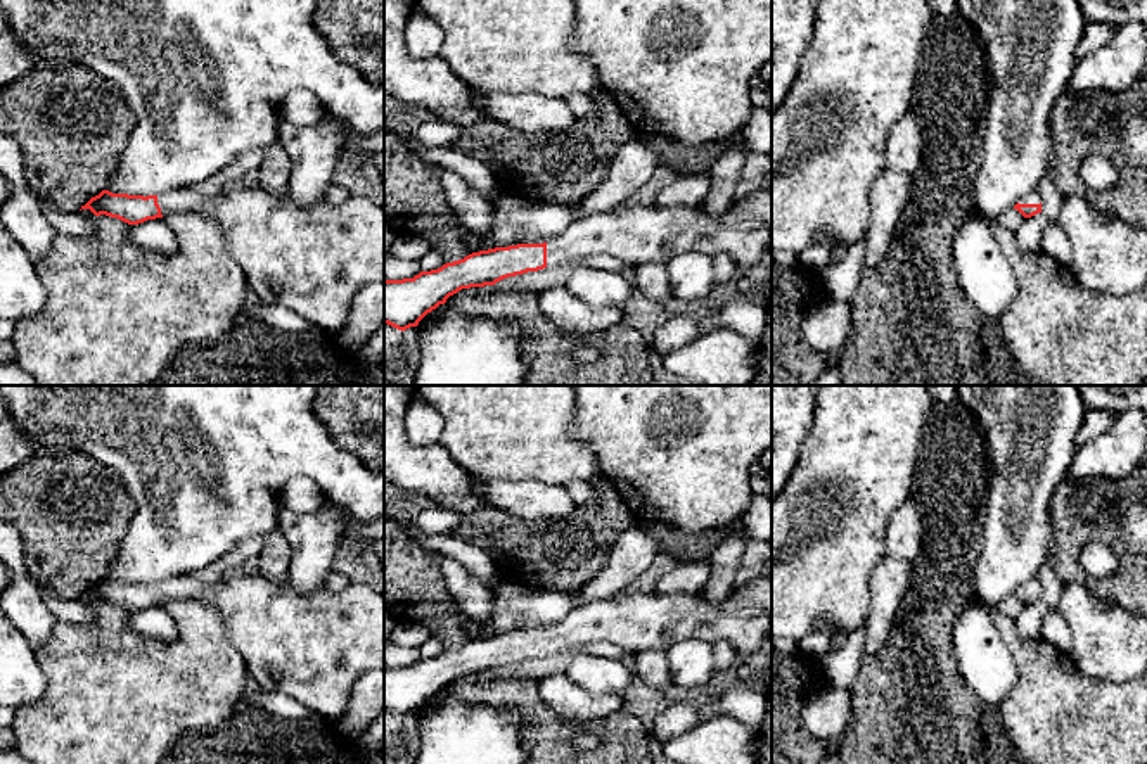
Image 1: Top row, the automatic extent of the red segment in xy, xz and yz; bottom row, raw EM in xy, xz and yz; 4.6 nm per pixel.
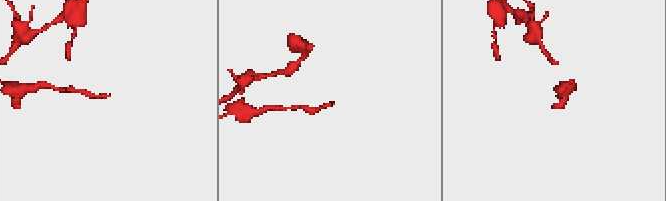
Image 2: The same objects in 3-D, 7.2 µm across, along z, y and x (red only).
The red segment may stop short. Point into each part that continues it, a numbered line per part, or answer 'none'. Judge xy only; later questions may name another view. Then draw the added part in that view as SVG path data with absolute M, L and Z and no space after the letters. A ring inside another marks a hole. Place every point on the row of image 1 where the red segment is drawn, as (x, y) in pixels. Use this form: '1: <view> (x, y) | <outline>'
1: xy (313, 260) | M256 180L237 183L220 195L201 195L192 188L157 195L161 214L197 213L215 220L230 256L244 271L251 297L263 304L289 308L306 318L322 334L334 335L344 328L355 294L368 283L384 282L384 206L370 197L349 195L332 206L325 197L311 207L298 207L287 190L272 194Z

